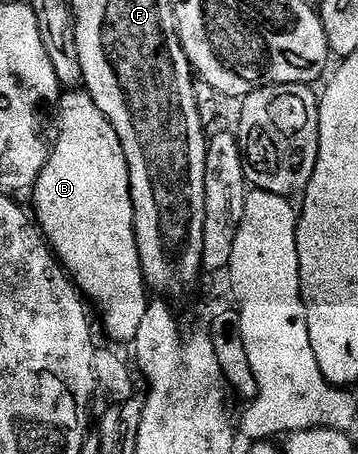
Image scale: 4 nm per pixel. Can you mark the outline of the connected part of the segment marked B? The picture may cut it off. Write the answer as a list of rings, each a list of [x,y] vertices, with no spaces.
[[[63,92],[58,111],[58,146],[55,144],[51,148],[44,171],[33,187],[32,213],[46,239],[46,244],[53,249],[54,256],[69,273],[70,280],[78,286],[78,292],[83,298],[91,302],[94,300],[98,304],[98,309],[102,312],[102,325],[106,328],[107,335],[114,341],[133,343],[136,331],[140,331],[140,322],[144,319],[148,290],[142,274],[140,251],[134,230],[128,159],[124,159],[124,147],[120,147],[120,135],[116,135],[112,123],[108,123],[104,111],[96,107],[89,93]]]

